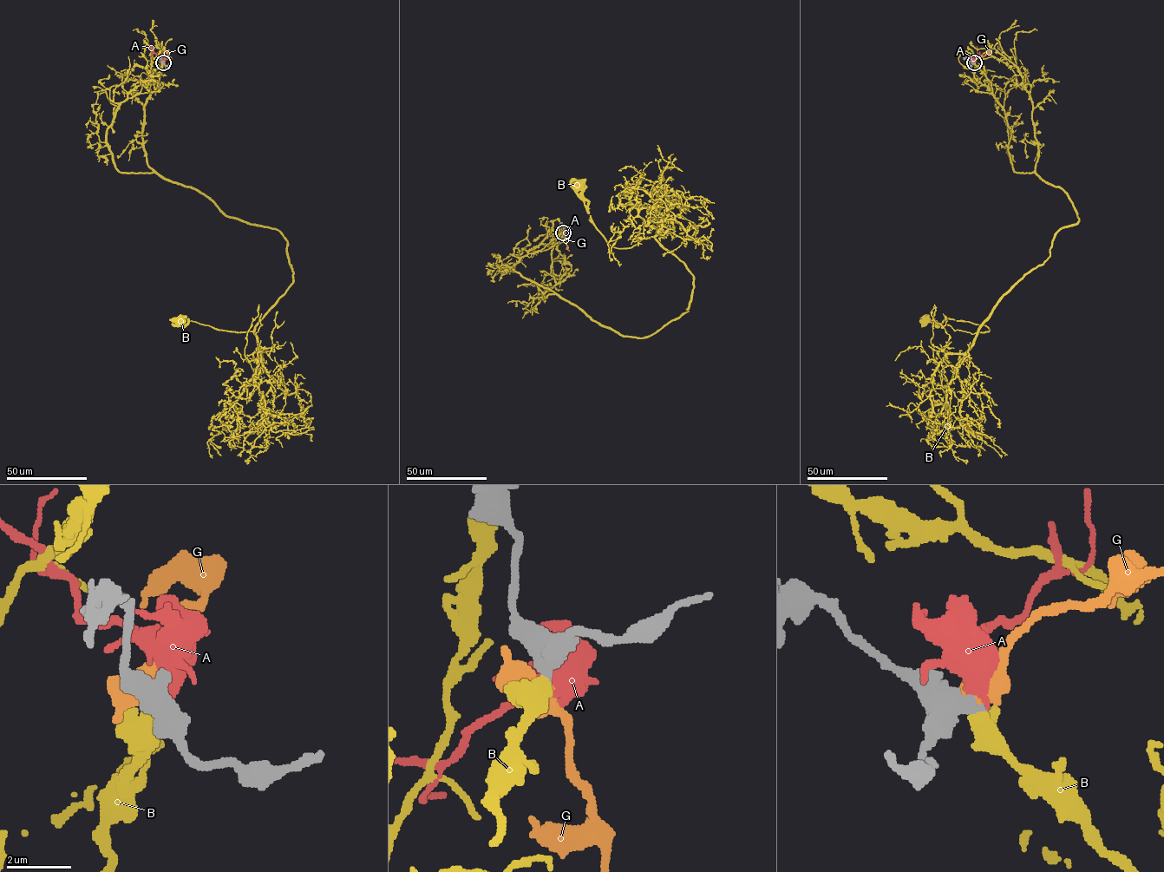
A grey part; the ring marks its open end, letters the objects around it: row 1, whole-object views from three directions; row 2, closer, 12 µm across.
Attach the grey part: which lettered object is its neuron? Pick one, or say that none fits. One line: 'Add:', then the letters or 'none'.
Add: B

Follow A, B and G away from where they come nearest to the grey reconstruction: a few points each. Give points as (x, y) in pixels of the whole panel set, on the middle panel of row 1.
A: (563, 232), (559, 237), (550, 236)
B: (563, 232), (506, 270), (622, 335), (647, 337), (687, 311), (686, 266), (652, 237), (611, 245), (578, 183)
G: (563, 232), (569, 251)

